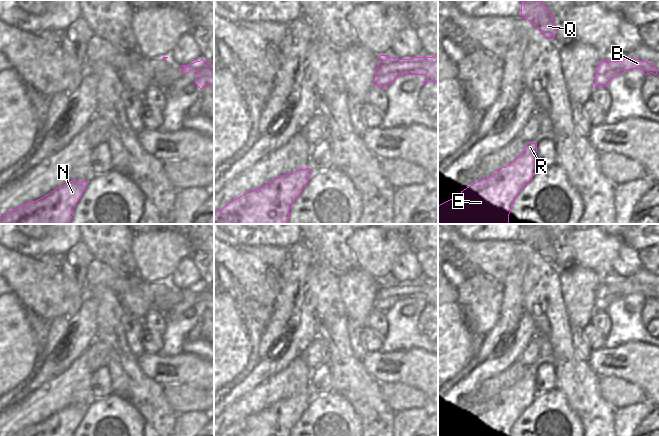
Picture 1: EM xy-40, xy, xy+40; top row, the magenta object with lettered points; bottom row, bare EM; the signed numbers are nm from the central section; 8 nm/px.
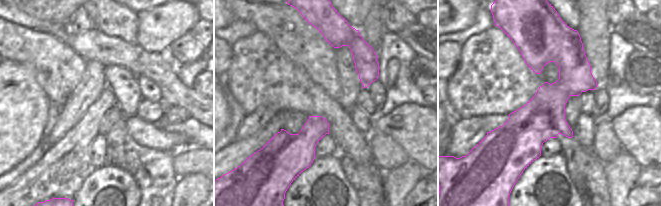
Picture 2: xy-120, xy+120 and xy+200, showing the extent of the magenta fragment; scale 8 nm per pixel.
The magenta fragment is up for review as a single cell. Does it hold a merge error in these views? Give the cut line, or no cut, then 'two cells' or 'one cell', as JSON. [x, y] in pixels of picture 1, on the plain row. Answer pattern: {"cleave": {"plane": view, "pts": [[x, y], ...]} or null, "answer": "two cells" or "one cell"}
{"cleave": {"plane": "xy", "pts": [[380, 285], [384, 286], [381, 290], [381, 298], [403, 298]]}, "answer": "two cells"}

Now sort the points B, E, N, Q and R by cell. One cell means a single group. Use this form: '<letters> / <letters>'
B / E N Q R

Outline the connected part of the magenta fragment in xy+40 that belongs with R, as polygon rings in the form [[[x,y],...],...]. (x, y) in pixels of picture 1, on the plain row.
[[[527,367],[525,374],[512,387],[499,393],[492,401],[470,409],[452,423],[438,429],[438,436],[511,436],[517,420],[538,395],[536,376],[537,367]]]

